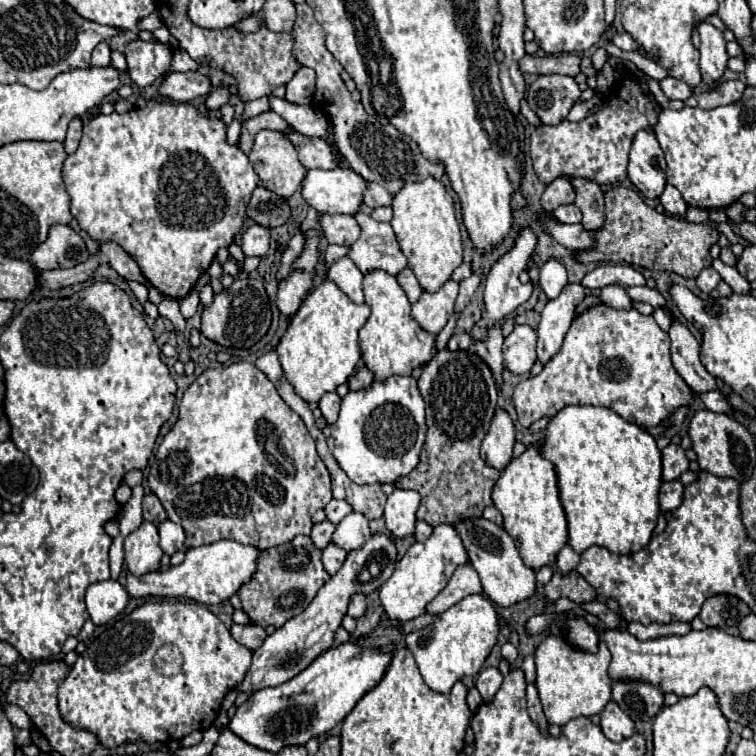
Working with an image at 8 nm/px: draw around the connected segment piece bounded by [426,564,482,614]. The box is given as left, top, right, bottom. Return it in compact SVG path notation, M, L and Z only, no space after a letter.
M464 564L464 566L456 568L456 572L452 574L446 588L432 602L428 602L426 612L442 614L444 610L458 604L462 598L466 598L470 594L482 594L482 584L480 584L478 572L470 564Z

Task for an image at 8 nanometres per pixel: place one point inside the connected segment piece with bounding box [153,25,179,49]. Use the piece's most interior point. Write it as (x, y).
(162, 34)

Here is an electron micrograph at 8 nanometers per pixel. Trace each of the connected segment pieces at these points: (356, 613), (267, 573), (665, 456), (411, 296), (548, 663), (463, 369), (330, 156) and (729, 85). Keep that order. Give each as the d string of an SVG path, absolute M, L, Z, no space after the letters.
M356 594L356 596L352 596L348 614L350 614L354 620L358 620L360 616L366 614L366 596L364 596L364 594Z
M296 536L288 544L272 546L260 552L256 572L250 582L240 586L238 596L242 600L242 610L248 614L252 624L258 624L262 628L282 628L290 618L298 616L312 602L316 592L328 580L330 576L320 564L320 550L314 548L310 536Z
M668 444L662 450L662 480L676 480L688 470L688 458L680 446Z
M404 268L402 272L396 274L396 280L398 280L398 284L402 286L402 290L406 292L408 302L414 304L414 302L420 298L420 294L422 294L422 288L420 288L420 284L418 284L414 272L412 272L410 268Z
M550 634L536 650L536 688L548 722L564 726L572 718L588 718L600 714L610 702L612 690L612 680L608 678L608 664L610 650L606 644L600 644L600 650L596 654L590 654L566 644L562 634Z
M444 348L422 366L418 390L426 402L426 442L418 466L410 474L398 478L396 486L416 490L422 496L416 516L430 526L454 524L462 518L478 518L482 516L482 510L492 504L492 486L502 474L480 458L480 442L484 440L492 412L498 406L494 374L474 352L452 352Z
M286 128L282 130L282 134L292 142L292 146L298 152L298 160L306 166L306 168L336 168L336 148L332 148L332 144L324 144L324 140L316 140L316 138L308 138L302 136L300 132Z
M730 80L730 82L718 84L716 88L708 90L706 94L690 96L684 104L688 104L688 106L700 106L700 108L716 108L716 106L732 104L732 102L740 100L744 88L746 88L744 82L740 82L740 80Z

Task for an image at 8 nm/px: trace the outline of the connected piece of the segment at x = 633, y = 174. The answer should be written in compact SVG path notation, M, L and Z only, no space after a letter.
M638 130L634 134L628 178L646 198L658 198L662 194L666 186L666 160L652 130Z

